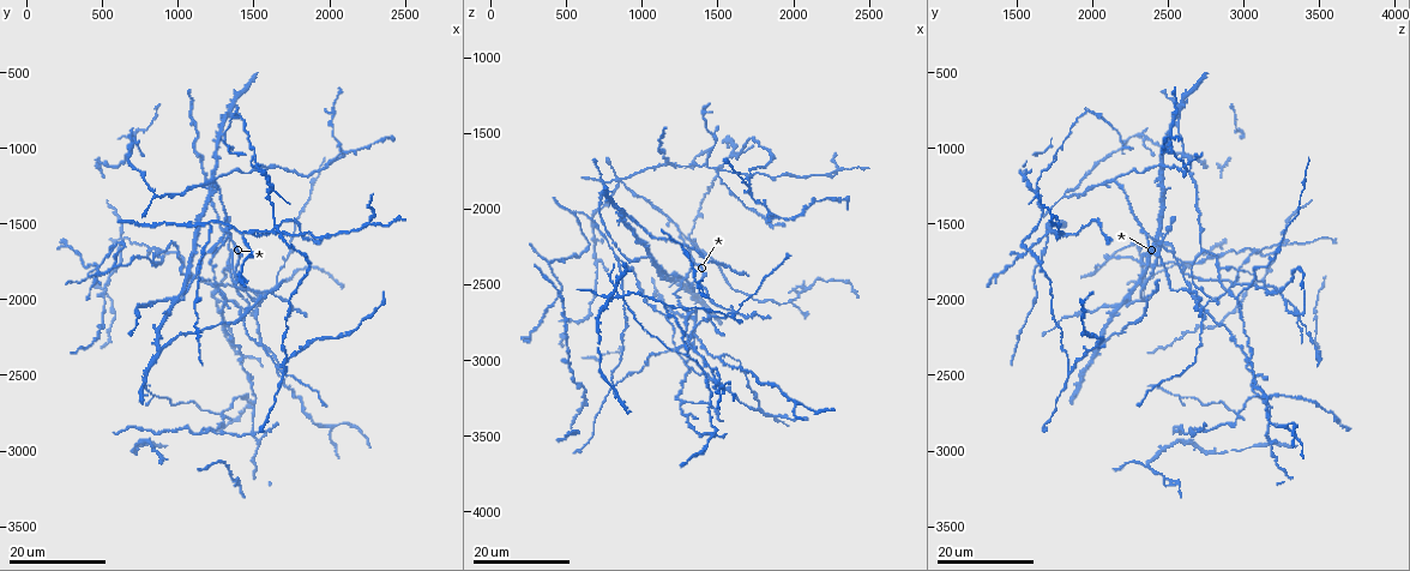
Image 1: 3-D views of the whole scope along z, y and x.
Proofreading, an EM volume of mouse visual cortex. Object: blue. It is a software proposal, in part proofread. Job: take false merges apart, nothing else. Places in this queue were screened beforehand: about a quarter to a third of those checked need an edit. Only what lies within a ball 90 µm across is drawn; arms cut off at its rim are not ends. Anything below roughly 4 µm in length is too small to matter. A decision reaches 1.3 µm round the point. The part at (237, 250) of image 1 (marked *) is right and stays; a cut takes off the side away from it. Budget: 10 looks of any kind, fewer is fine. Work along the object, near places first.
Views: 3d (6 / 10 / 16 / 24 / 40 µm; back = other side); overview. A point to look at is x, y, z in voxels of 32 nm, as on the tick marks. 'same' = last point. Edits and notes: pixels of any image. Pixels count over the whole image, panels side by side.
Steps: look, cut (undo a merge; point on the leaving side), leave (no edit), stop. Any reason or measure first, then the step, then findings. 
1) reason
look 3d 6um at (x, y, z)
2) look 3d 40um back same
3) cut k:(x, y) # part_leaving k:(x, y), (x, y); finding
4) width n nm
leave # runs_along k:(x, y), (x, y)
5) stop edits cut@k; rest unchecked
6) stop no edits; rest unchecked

three-way junction
look 3d 16um at (1340, 1560, 2380)

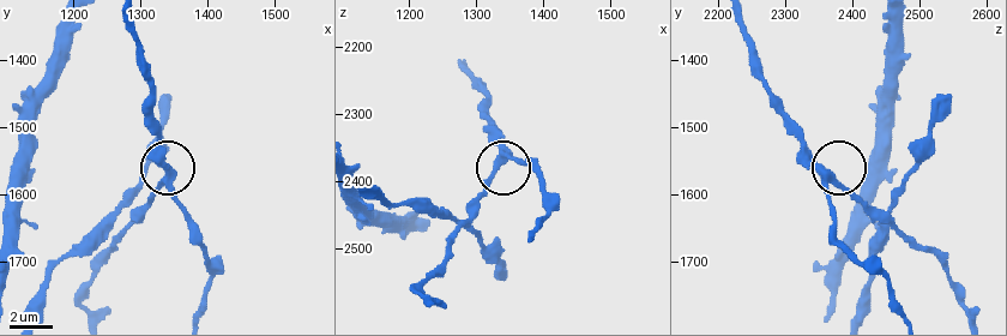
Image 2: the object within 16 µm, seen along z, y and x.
closer look
look 3d 6um at (1330, 1585, 2380)

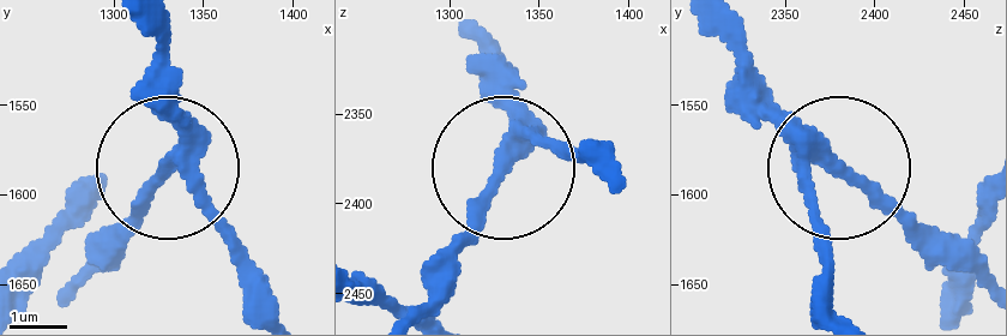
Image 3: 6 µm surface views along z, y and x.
side_arm 128 um
leave # runs_along 3:(600, 168), (528, 144), (433, 263); one neuron here

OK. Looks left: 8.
look 3d 16um at (1440, 1560, 1720)

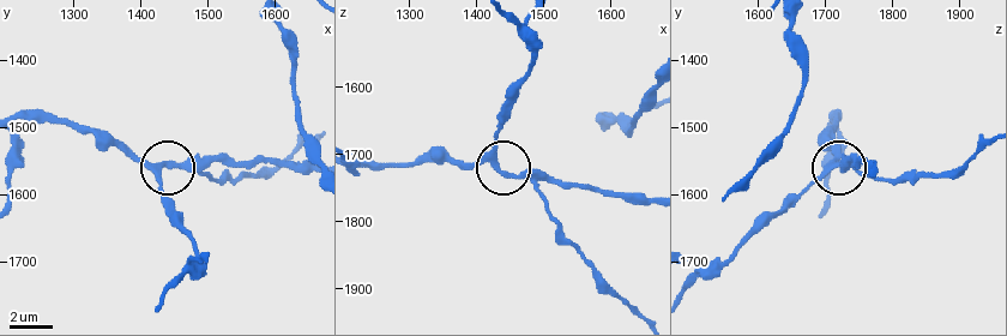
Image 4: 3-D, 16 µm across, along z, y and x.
look 3d 10um at (1430, 1560, 1715)

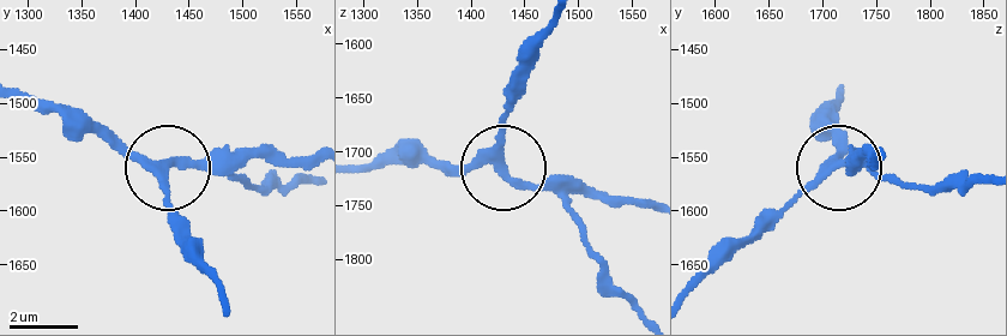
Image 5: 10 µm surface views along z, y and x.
arms 3
leave # runs_along 5:(23, 91), (74, 109), (144, 157), (167, 163), (169, 229); continuous, no second neuron

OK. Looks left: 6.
look 3d 24um at (1200, 1880, 2900)

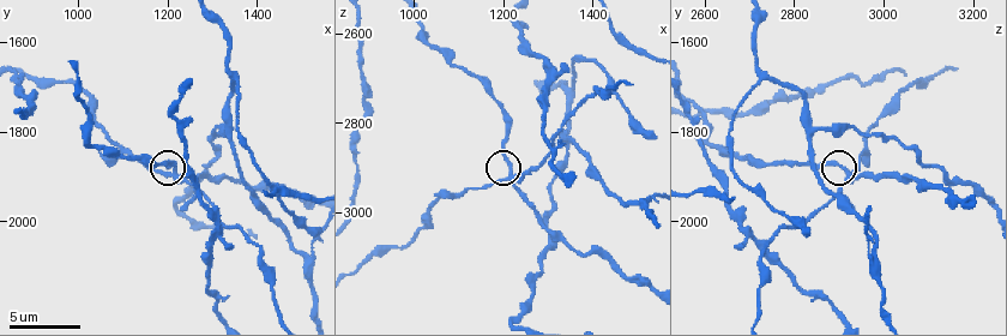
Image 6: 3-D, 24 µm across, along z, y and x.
look 3d 6um at (1210, 1885, 2920)

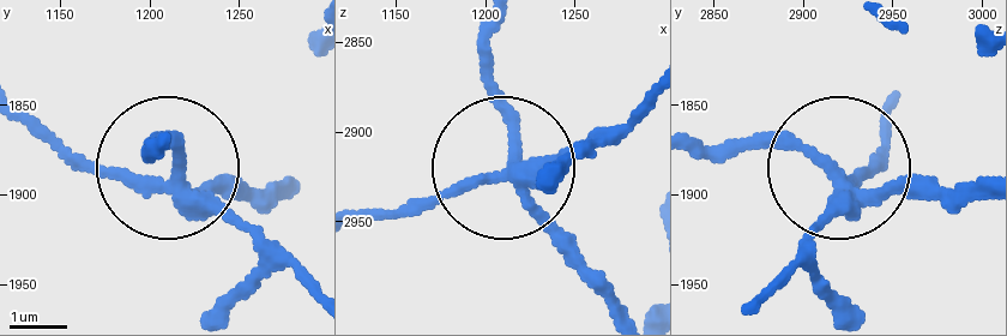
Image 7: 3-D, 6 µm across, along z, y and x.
from behind
look 3d 6um back at (1216, 1886, 2916)

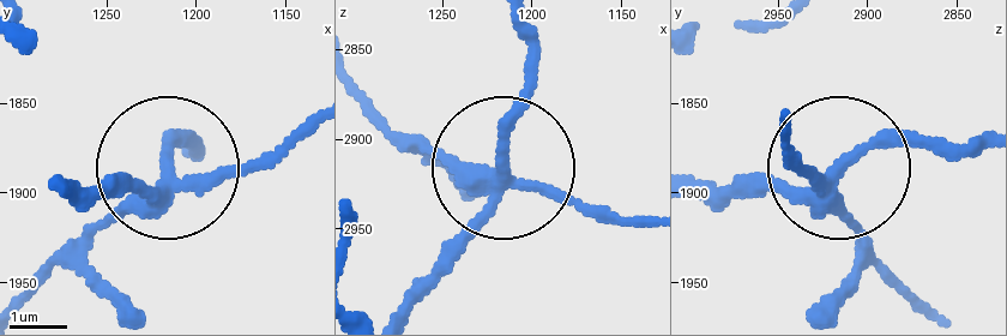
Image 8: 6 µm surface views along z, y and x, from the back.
width 250 nm
cut 8:(242, 174) # part_leaving 8:(162, 192), (110, 206), (24, 293); a second neuron is stuck on

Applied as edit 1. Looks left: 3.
a fork
look 3d 16um at (1305, 1865, 3085)

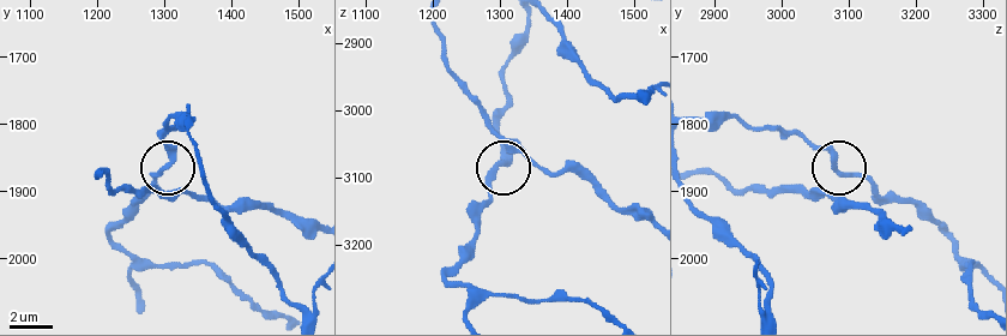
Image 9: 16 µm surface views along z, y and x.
arms 3
leave # all the same neuron

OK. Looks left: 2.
two arms in line, one across
look 3d 16um at (840, 1760, 2300)

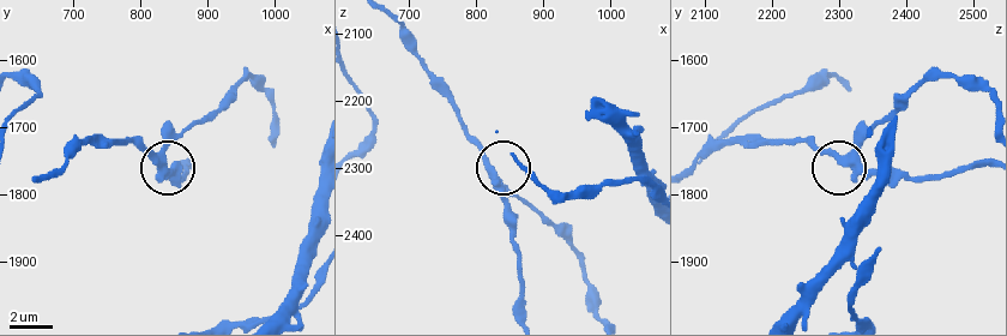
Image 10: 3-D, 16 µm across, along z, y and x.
closer look
look 3d 6um at (820, 1750, 2305)

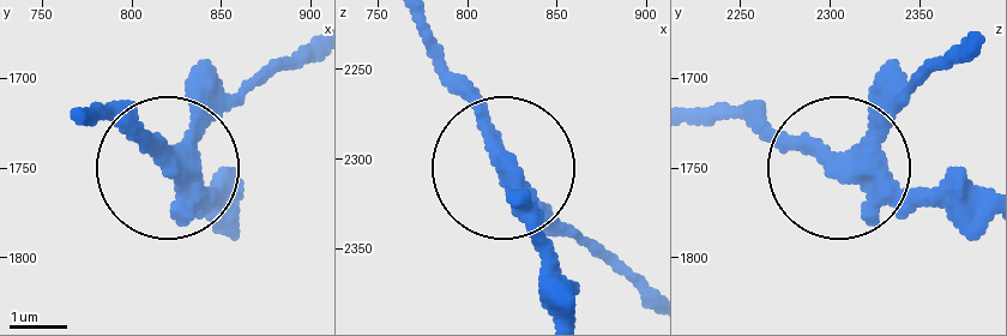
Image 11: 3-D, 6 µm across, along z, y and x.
width 320 nm
leave # runs_along 11:(969, 40), (830, 164), (734, 112); continuous, no second neuron

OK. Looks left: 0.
stop edits cut@8; rest unchecked

